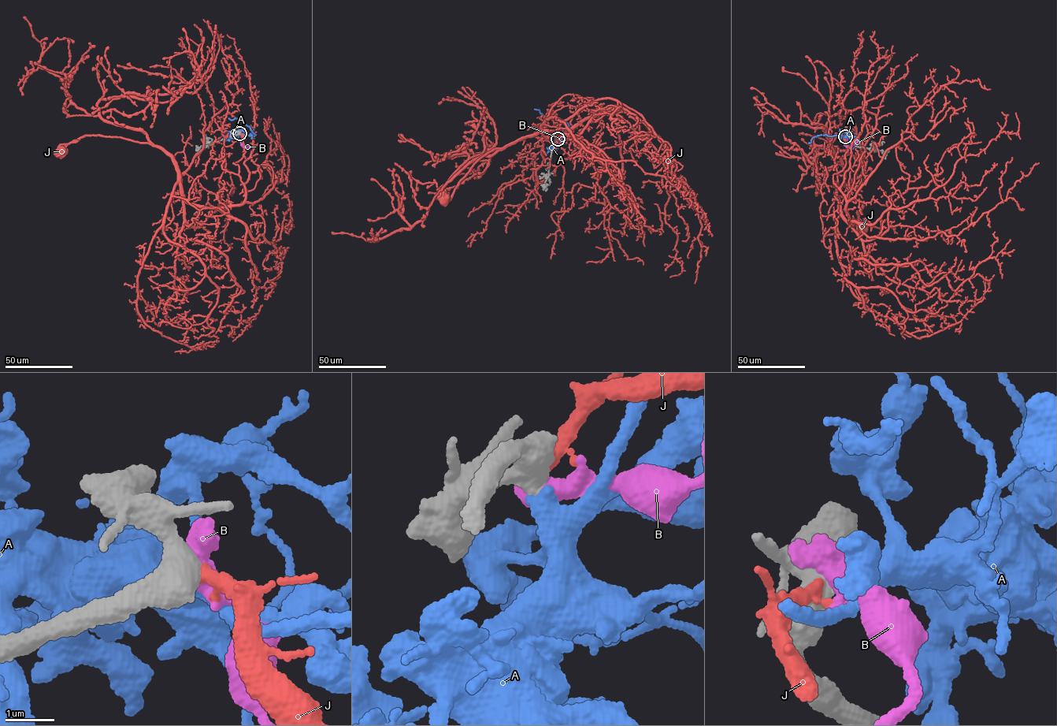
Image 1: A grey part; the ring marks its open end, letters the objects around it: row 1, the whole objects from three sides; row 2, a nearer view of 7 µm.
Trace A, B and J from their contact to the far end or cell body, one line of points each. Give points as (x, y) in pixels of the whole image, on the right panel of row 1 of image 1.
A: (845, 136), (840, 134), (817, 135), (808, 143)
B: (845, 136), (847, 139), (844, 144), (849, 147), (858, 140)
J: (844, 137), (846, 162), (833, 182), (844, 196), (853, 225), (834, 192), (862, 201), (862, 228)

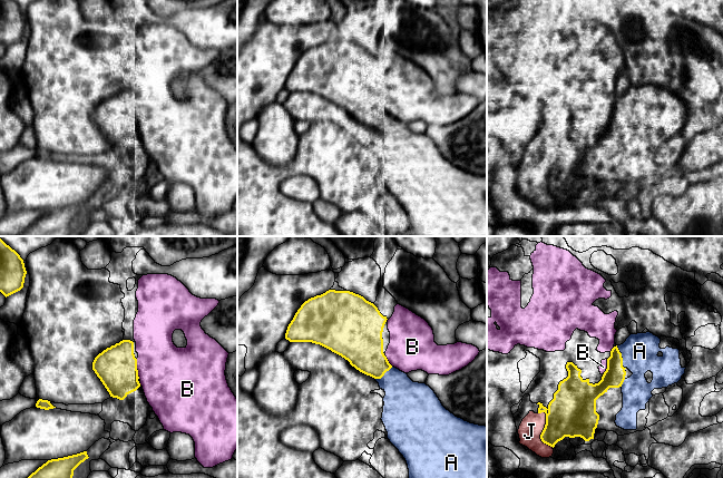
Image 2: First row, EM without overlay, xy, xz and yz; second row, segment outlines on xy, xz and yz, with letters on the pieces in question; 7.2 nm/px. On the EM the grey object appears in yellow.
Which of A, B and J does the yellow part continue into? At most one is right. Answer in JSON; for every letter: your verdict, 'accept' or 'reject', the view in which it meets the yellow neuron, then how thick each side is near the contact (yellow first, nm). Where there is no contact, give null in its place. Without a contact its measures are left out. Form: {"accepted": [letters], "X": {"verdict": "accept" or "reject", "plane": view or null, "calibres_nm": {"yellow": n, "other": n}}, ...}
{"accepted": ["A"], "A": {"verdict": "accept", "plane": "yz", "calibres_nm": {"yellow": 150, "other": 260}}, "B": {"verdict": "reject", "plane": "xy", "calibres_nm": {"yellow": 300, "other": 440}}, "J": {"verdict": "reject", "plane": "yz", "calibres_nm": {"yellow": 340, "other": 170}}}

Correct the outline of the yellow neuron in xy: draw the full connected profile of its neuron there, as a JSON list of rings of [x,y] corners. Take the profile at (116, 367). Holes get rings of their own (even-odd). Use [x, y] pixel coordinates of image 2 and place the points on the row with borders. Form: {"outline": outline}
{"outline": [[[123,340],[99,353],[92,362],[92,370],[113,398],[124,400],[140,387],[130,340]]]}

